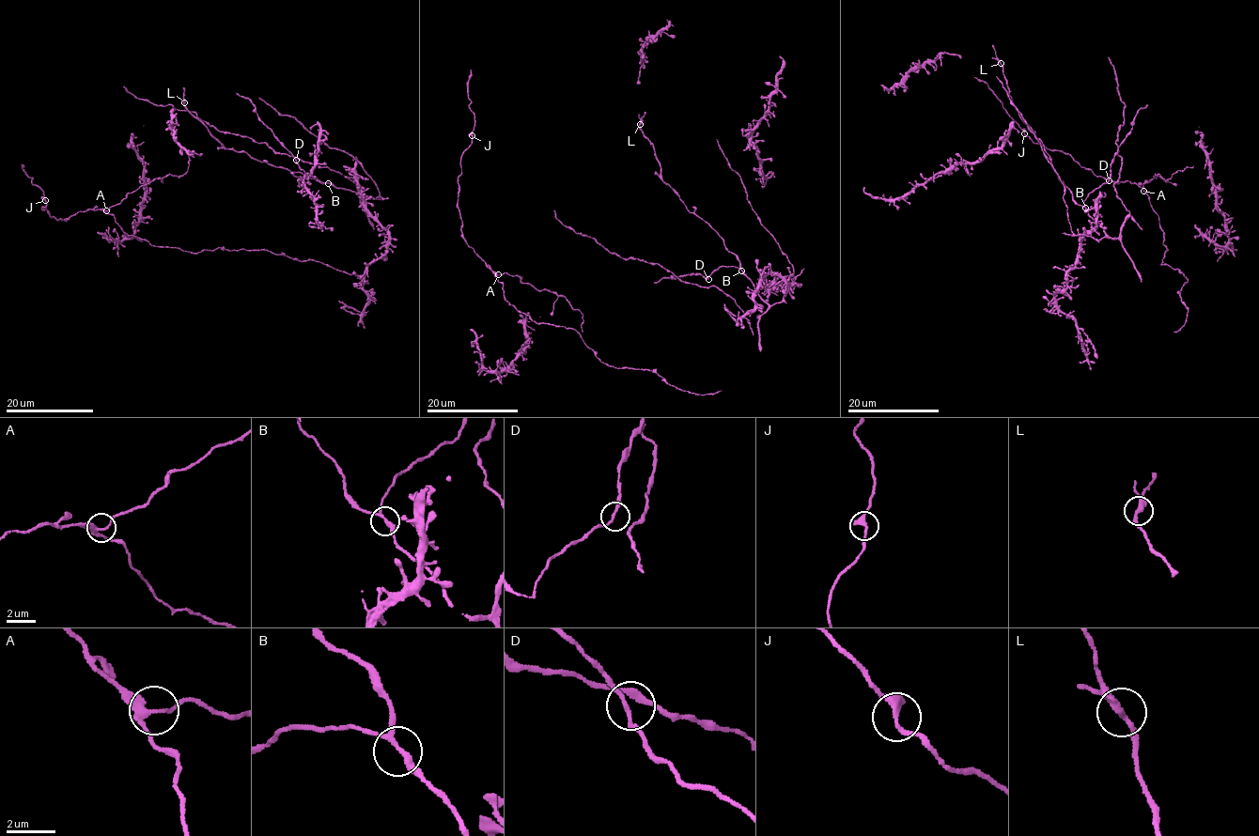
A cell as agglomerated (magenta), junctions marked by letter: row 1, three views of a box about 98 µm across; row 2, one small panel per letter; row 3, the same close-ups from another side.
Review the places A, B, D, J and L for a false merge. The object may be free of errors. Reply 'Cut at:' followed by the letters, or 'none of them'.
Cut at: A

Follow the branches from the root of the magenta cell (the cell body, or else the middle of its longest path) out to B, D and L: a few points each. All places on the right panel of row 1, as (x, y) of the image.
B: (1139, 273), (1121, 241), (1107, 236), (1085, 208)
D: (1139, 273), (1121, 241), (1107, 236), (1083, 206), (1089, 193), (1109, 180)
L: (1139, 273), (1121, 241), (1107, 236), (1083, 205), (1076, 204), (1060, 179), (1040, 141), (1012, 101), (1001, 63)

